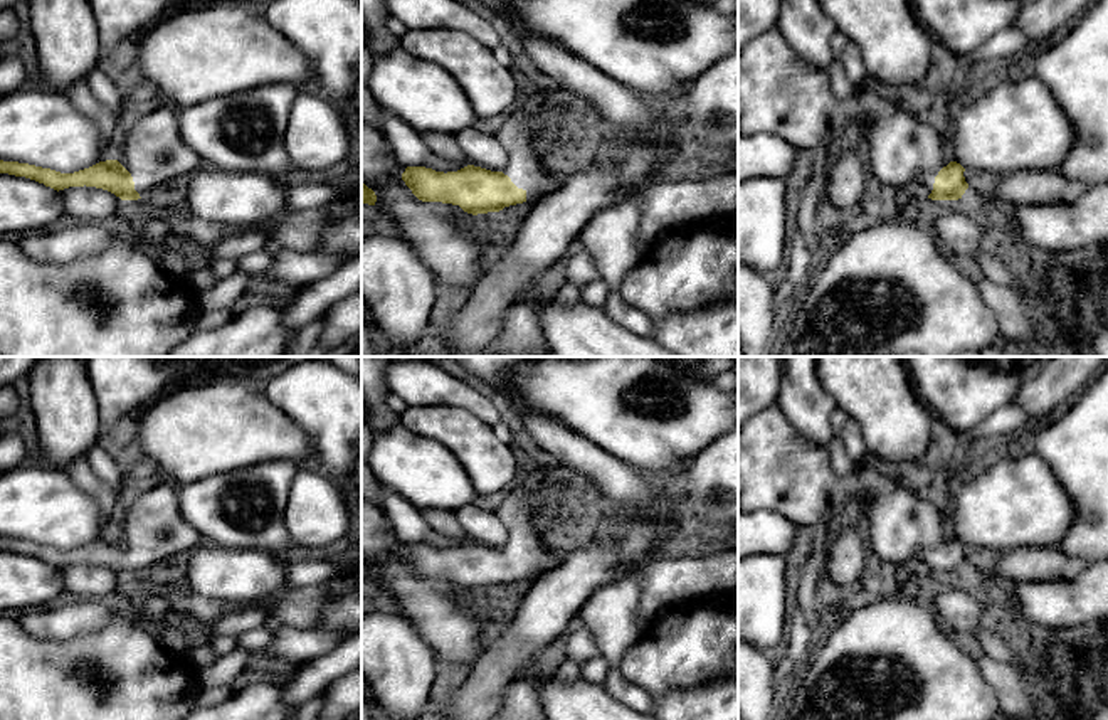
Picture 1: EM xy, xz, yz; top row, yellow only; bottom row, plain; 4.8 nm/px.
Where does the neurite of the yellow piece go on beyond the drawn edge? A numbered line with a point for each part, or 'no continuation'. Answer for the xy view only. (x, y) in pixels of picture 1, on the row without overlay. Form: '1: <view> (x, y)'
1: xy (150, 524)

